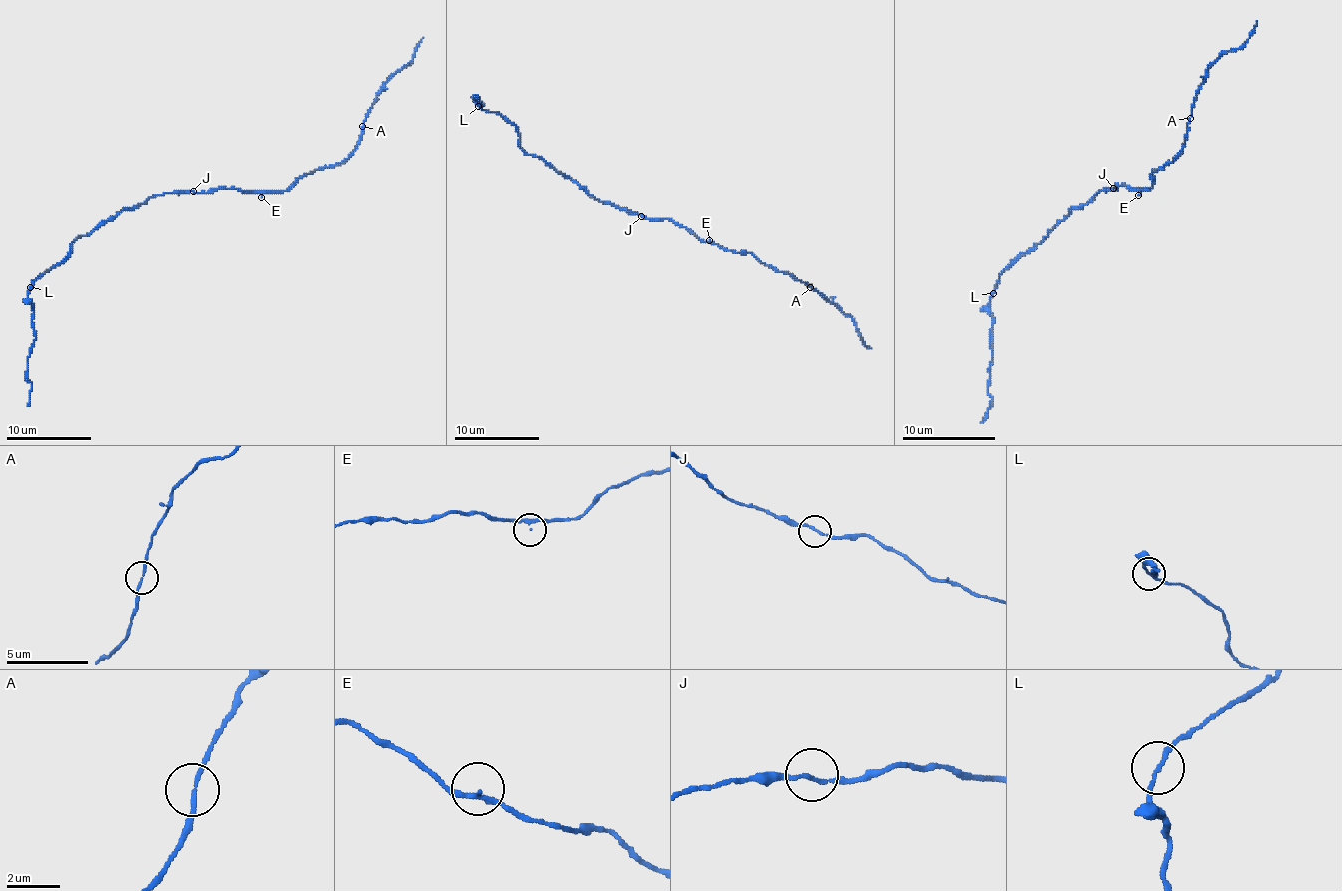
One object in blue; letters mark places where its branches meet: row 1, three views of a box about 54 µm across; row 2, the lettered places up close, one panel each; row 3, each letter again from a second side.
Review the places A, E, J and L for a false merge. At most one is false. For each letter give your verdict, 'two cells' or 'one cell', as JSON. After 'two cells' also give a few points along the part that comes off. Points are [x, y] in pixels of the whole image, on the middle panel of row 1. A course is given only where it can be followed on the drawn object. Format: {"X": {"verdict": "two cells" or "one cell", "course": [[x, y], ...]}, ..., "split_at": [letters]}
{"A": {"verdict": "one cell"}, "E": {"verdict": "one cell"}, "J": {"verdict": "one cell"}, "L": {"verdict": "two cells"}, "split_at": ["L"]}

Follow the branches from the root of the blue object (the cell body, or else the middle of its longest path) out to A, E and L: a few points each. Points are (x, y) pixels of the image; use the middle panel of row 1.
A: (635, 214), (671, 218), (703, 242), (752, 252), (763, 263), (788, 272), (809, 286)
E: (635, 214), (648, 218), (671, 218), (701, 240), (709, 240)
L: (635, 214), (594, 199), (541, 159), (528, 154), (520, 146), (518, 129), (507, 118), (477, 106)

